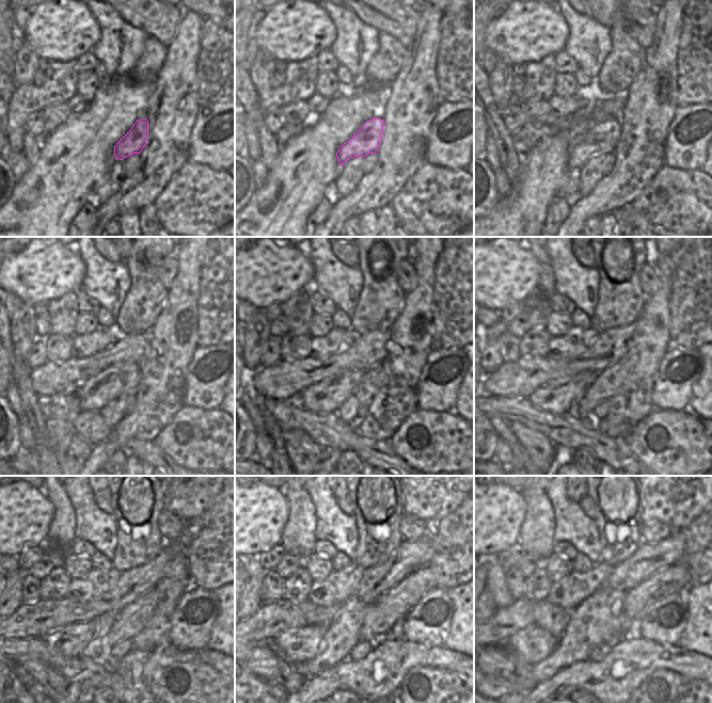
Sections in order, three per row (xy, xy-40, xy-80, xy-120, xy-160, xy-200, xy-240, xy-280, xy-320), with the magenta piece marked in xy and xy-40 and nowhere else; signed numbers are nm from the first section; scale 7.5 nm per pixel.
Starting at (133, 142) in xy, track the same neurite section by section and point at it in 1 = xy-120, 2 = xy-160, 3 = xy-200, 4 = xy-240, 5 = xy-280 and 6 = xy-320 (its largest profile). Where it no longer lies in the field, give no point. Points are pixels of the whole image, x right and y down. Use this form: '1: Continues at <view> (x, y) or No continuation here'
1: Continues at xy-120 (94, 393)
2: Continues at xy-160 (328, 396)
3: Continues at xy-200 (559, 398)
4: Continues at xy-240 (70, 640)
5: Continues at xy-280 (300, 644)
6: Continues at xy-320 (534, 644)

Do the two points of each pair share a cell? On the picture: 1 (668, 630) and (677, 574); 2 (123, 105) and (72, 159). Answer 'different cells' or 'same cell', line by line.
1: different cells
2: same cell

